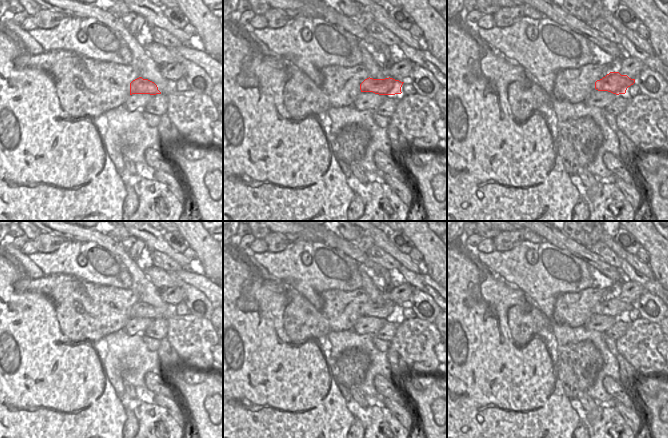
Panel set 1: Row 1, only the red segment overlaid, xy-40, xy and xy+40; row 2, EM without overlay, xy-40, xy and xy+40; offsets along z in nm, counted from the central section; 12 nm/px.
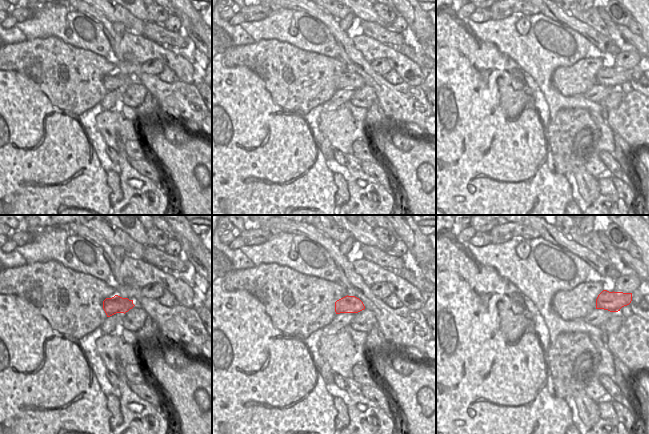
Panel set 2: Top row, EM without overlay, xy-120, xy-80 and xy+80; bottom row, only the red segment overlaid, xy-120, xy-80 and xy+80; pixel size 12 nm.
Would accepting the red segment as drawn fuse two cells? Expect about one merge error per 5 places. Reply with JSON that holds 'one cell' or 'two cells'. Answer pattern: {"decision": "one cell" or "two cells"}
{"decision": "one cell"}

